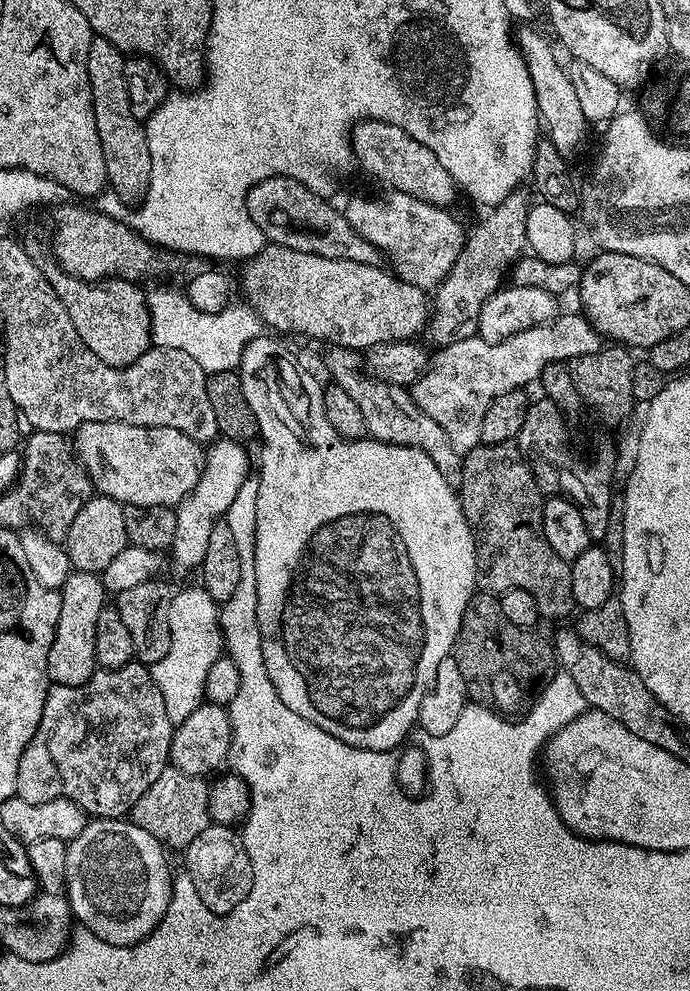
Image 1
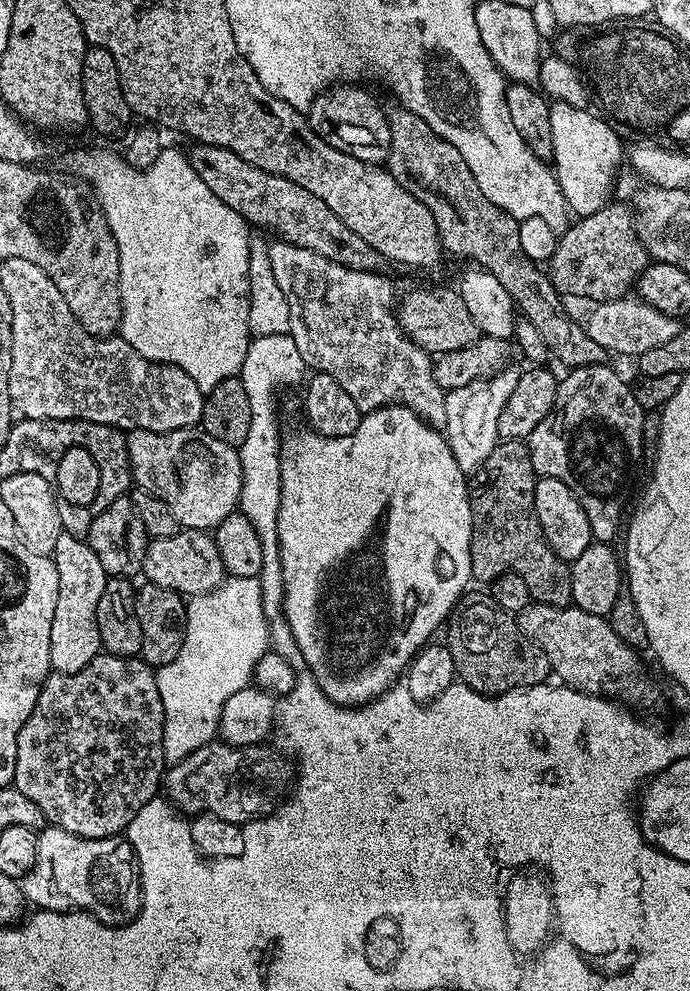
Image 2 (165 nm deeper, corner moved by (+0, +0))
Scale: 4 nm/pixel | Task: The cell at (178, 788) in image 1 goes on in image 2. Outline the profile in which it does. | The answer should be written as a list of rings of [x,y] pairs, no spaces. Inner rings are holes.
[[[213,742],[175,761],[167,769],[166,796],[189,817],[207,814],[244,826],[249,820],[260,820],[280,807],[293,787],[292,772],[293,765],[279,751],[271,752],[268,746],[243,749]]]

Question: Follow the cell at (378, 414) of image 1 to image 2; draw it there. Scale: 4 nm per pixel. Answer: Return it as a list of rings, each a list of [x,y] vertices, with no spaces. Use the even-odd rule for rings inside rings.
[[[276,238],[269,243],[269,258],[273,264],[274,279],[278,282],[279,289],[286,296],[290,308],[290,328],[289,336],[292,336],[294,343],[298,346],[298,351],[302,356],[302,362],[305,369],[312,372],[325,372],[334,378],[334,382],[338,382],[338,386],[342,386],[342,390],[346,390],[346,394],[350,394],[350,398],[354,398],[354,402],[360,408],[361,413],[367,414],[376,412],[380,408],[387,408],[390,404],[403,404],[404,407],[410,409],[414,414],[418,414],[432,428],[443,429],[446,426],[446,398],[445,390],[442,386],[438,386],[438,382],[434,382],[434,363],[433,357],[424,348],[419,348],[417,344],[409,338],[406,333],[400,329],[400,321],[398,319],[398,295],[392,289],[390,281],[380,272],[363,272],[362,270],[354,270],[342,266],[338,262],[334,262],[330,258],[322,258],[322,254],[314,254],[314,250],[306,250],[302,246],[294,246],[287,244],[284,240]]]

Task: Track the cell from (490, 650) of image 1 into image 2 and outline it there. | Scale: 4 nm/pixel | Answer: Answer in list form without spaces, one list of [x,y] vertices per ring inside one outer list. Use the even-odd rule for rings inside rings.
[[[476,600],[473,604],[461,603],[446,621],[446,646],[454,658],[459,683],[484,696],[499,696],[502,692],[514,692],[518,688],[533,688],[535,684],[545,683],[552,672],[546,654],[533,640],[520,633],[519,623],[509,613],[484,600]]]

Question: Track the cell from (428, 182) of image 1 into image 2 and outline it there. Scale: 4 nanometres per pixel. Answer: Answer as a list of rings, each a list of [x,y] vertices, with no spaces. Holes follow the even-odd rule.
[[[344,82],[331,90],[321,92],[306,111],[308,124],[314,130],[314,134],[318,134],[318,138],[330,142],[330,146],[334,146],[362,162],[383,165],[387,161],[388,151],[390,150],[388,117],[385,109],[383,107],[380,109],[379,102],[370,93],[363,92],[360,88],[363,87],[353,86],[351,83]]]

